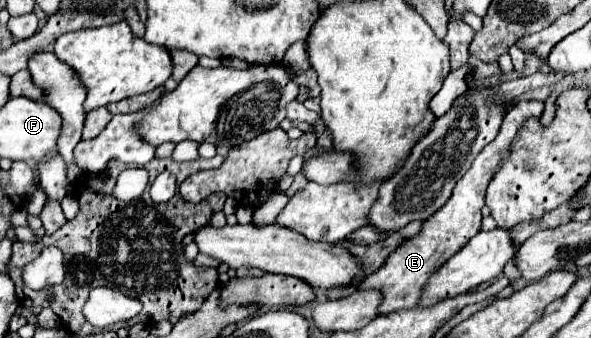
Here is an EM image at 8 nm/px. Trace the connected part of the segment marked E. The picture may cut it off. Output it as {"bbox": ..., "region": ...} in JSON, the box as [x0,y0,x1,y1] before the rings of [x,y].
{"bbox":[359,100,543,314],"region":[[[521,100],[511,114],[505,114],[503,124],[499,128],[499,134],[493,142],[489,142],[479,156],[475,158],[471,170],[457,182],[451,198],[443,206],[443,210],[437,210],[431,218],[427,218],[421,226],[421,232],[397,246],[391,256],[387,256],[385,264],[367,276],[359,288],[377,288],[383,290],[383,306],[379,308],[381,314],[389,314],[393,310],[401,308],[413,308],[419,304],[419,296],[423,294],[423,286],[429,282],[429,278],[447,262],[457,250],[461,250],[471,236],[475,236],[481,230],[481,208],[485,204],[485,190],[499,170],[499,166],[509,158],[509,148],[513,140],[517,138],[517,132],[529,118],[539,118],[543,112],[543,102],[539,100]]]}

